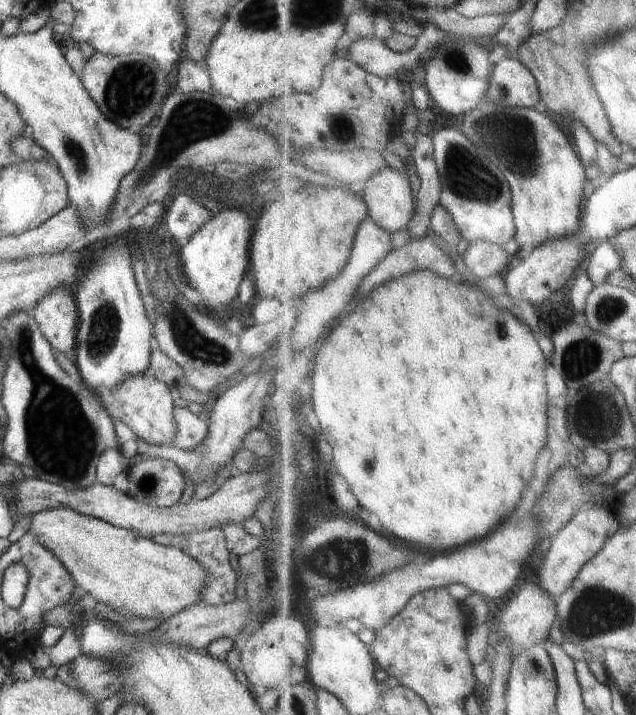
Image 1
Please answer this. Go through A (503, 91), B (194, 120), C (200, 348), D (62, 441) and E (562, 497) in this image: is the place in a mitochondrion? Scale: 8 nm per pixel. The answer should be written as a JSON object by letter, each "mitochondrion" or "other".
{"A":"mitochondrion","B":"mitochondrion","C":"mitochondrion","D":"mitochondrion","E":"mitochondrion"}

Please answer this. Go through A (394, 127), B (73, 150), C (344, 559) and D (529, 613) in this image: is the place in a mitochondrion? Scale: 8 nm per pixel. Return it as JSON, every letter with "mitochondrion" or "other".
{"A":"other","B":"mitochondrion","C":"mitochondrion","D":"other"}

